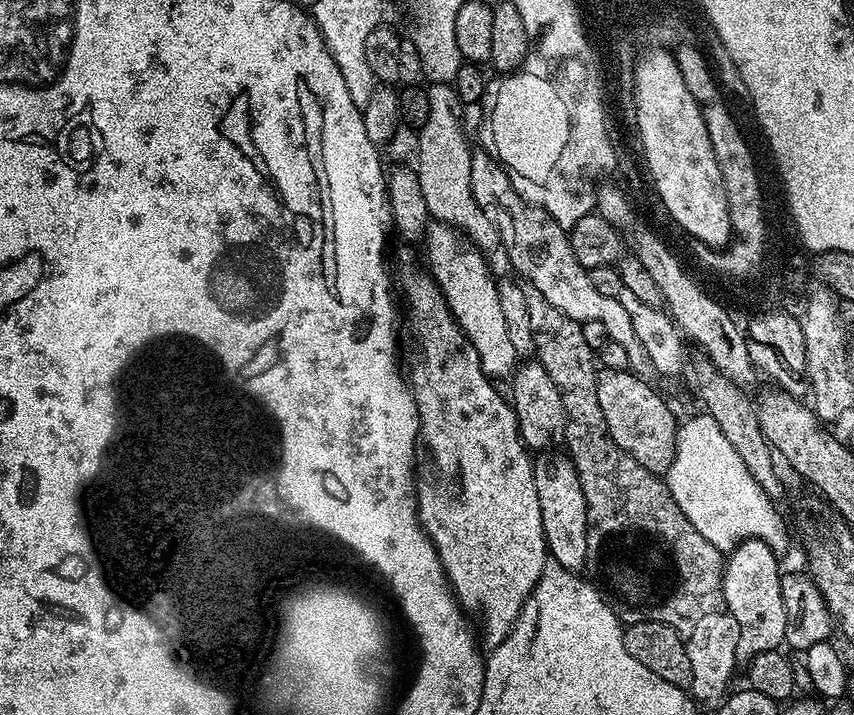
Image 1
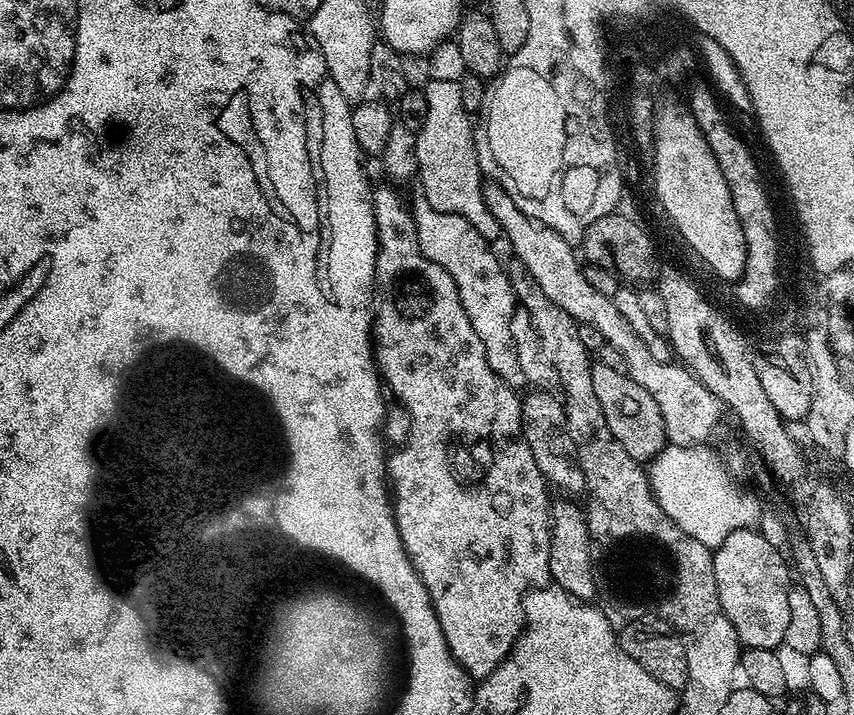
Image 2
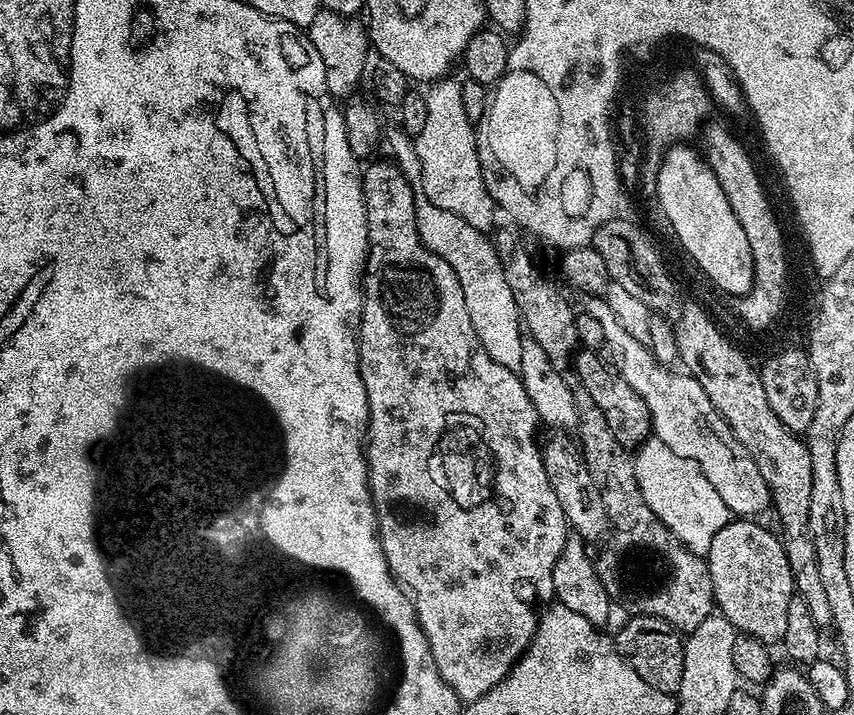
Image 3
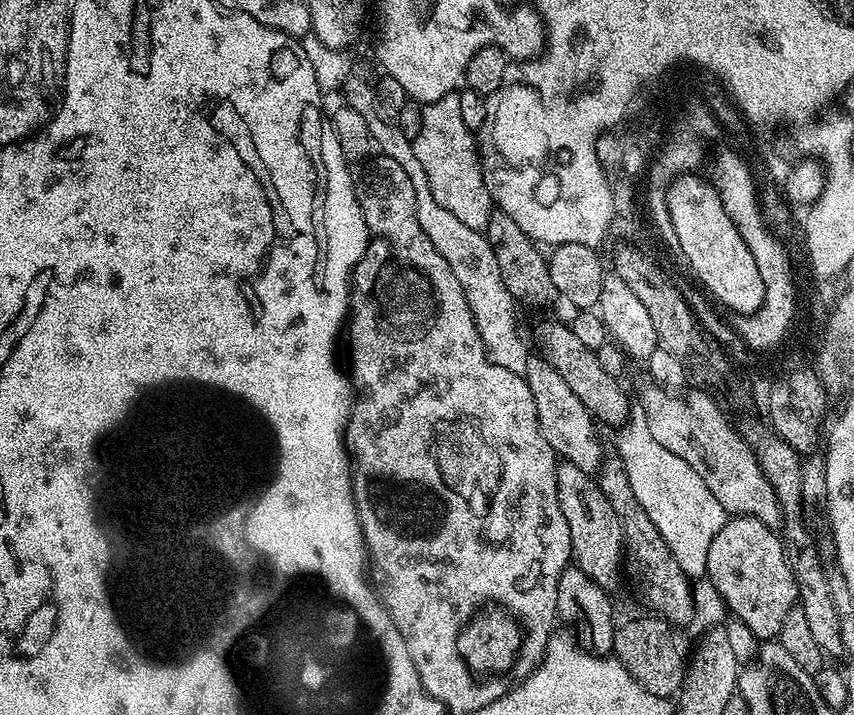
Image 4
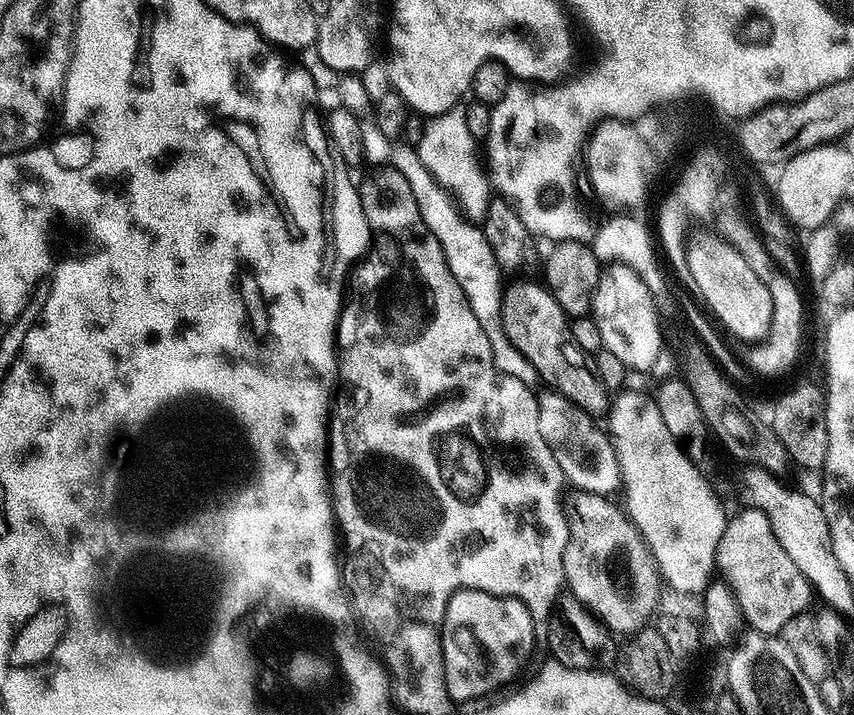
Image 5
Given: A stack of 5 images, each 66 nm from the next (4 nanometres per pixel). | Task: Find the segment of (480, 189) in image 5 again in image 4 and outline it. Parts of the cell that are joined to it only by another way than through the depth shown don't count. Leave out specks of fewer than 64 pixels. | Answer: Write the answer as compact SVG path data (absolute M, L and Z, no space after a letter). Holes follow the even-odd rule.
M451 92L423 105L423 109L422 130L418 138L412 141L412 145L414 154L418 154L418 162L422 162L422 170L426 170L426 178L430 182L430 194L434 194L434 202L438 202L438 206L450 210L450 214L454 214L454 218L459 218L465 226L470 226L470 230L484 232L494 211L492 188L484 181L484 168L480 165L480 152L476 149L477 137L462 119L462 106L458 102L458 95L456 92Z

